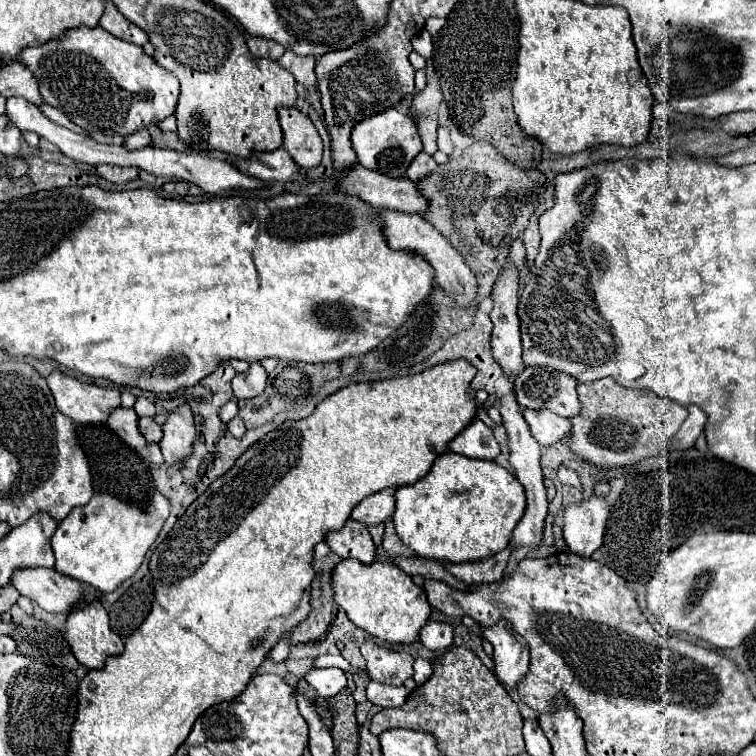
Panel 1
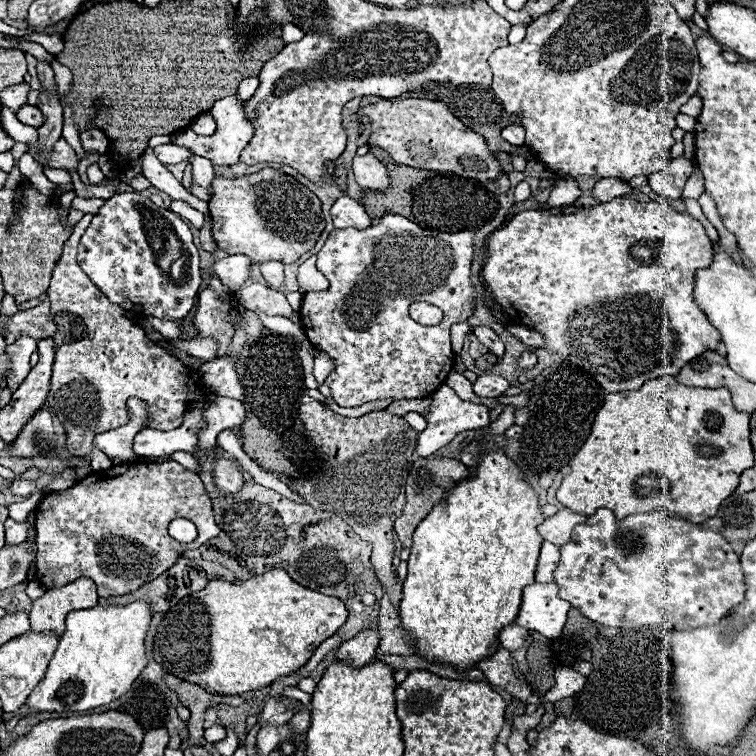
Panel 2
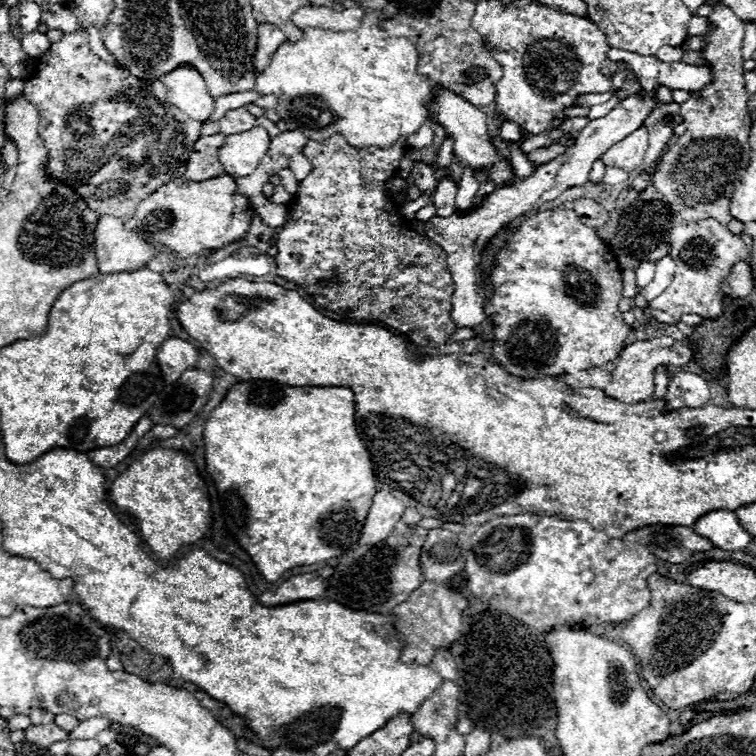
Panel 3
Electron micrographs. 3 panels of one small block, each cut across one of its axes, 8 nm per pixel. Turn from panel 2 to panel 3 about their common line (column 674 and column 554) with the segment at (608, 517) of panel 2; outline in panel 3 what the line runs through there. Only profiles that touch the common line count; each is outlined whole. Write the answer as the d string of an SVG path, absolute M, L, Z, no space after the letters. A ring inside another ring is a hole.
M514 514L496 516L478 526L472 548L466 556L468 588L494 608L522 620L536 630L562 630L580 624L624 622L650 604L646 578L656 572L656 556L646 546L610 538L604 530L592 528L586 520L560 520L554 516Z

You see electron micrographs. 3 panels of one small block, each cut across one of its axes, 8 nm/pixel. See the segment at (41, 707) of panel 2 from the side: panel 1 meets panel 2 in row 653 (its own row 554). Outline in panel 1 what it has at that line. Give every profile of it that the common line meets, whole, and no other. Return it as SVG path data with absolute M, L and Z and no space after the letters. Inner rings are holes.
M160 492L150 496L148 512L140 510L136 504L114 498L112 494L94 494L86 506L76 506L52 536L52 550L56 556L54 568L60 574L96 586L100 592L112 592L136 574L168 516L170 502Z

